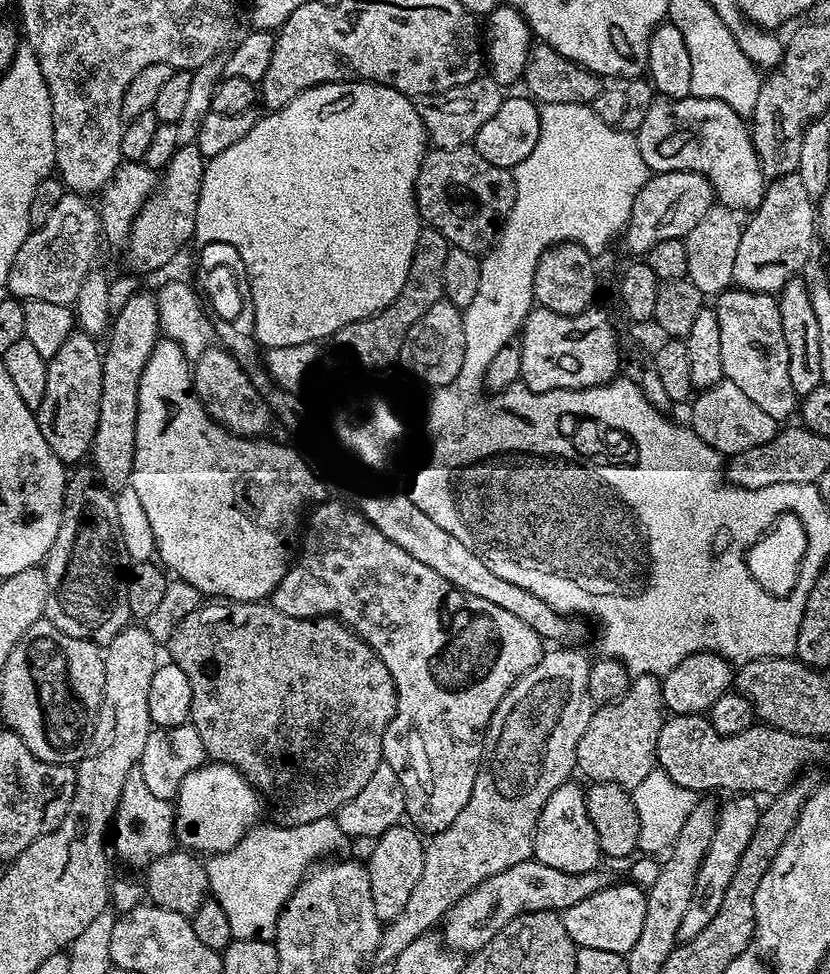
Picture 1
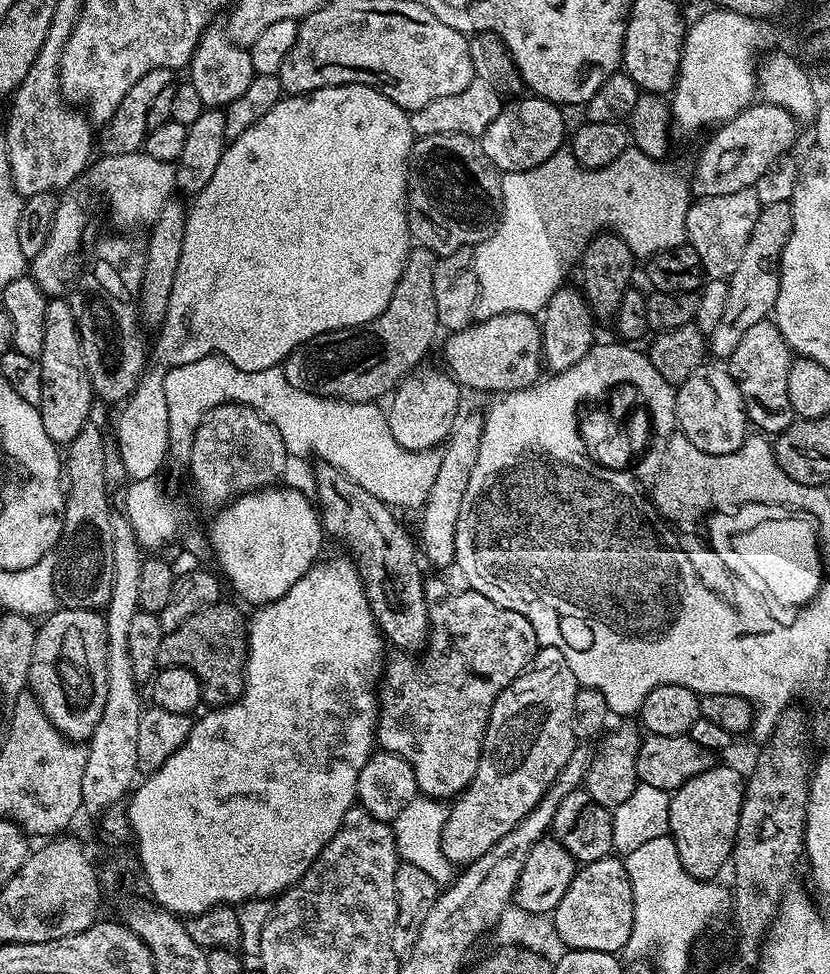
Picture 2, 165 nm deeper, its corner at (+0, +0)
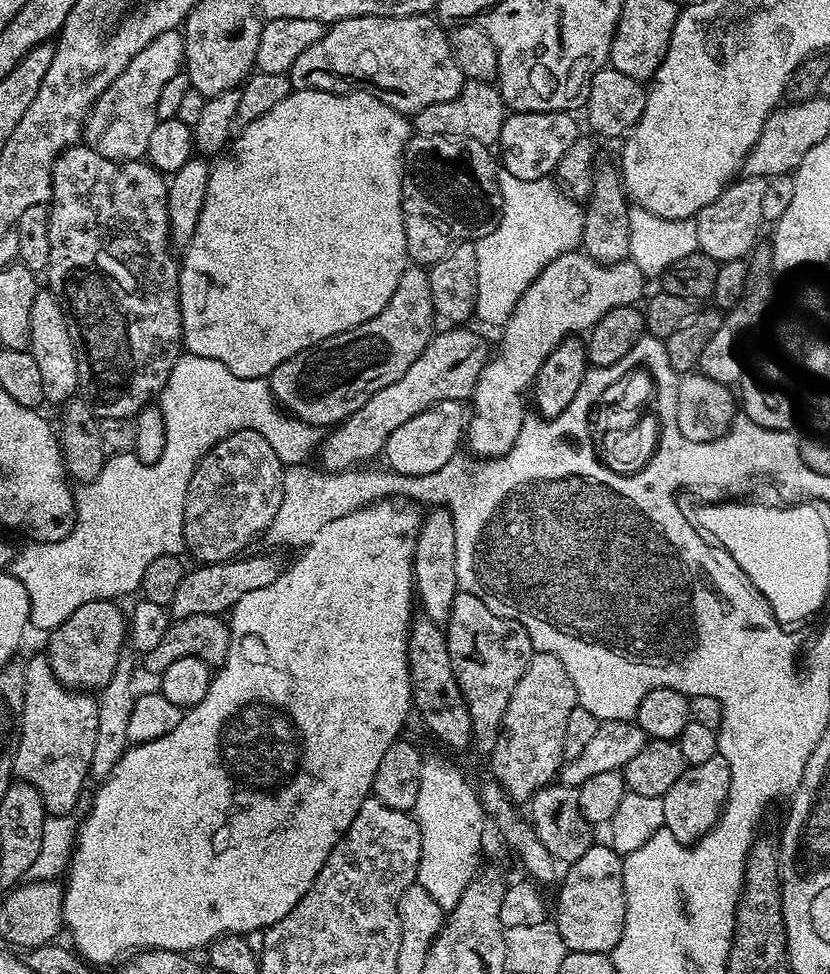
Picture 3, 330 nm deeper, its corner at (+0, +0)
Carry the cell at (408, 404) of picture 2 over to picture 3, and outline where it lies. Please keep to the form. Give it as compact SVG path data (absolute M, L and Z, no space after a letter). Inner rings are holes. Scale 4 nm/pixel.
M444 400L441 404L414 414L410 422L402 422L386 442L382 453L388 459L387 467L402 475L424 475L433 473L450 461L455 452L461 451L466 436L466 408L459 400Z

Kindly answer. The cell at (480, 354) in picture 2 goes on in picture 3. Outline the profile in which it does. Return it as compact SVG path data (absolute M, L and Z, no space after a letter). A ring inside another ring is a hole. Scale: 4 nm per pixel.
M452 326L444 330L448 332L437 331L414 366L410 366L398 382L386 386L386 390L378 390L378 394L371 396L357 412L335 425L318 448L318 457L324 463L323 471L342 472L375 461L372 459L383 453L390 434L394 434L402 422L410 422L414 414L422 414L422 410L444 400L467 401L476 389L476 379L490 359L490 348L488 352L479 334L470 329L468 326Z

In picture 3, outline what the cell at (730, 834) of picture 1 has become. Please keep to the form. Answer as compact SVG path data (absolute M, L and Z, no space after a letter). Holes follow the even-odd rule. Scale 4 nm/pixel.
M717 754L714 758L710 758L710 762L702 762L702 766L685 767L682 775L674 782L674 786L670 786L670 790L666 790L664 795L662 802L664 828L680 844L695 844L715 826L716 819L720 817L720 809L728 801L729 790L730 766L726 758Z

